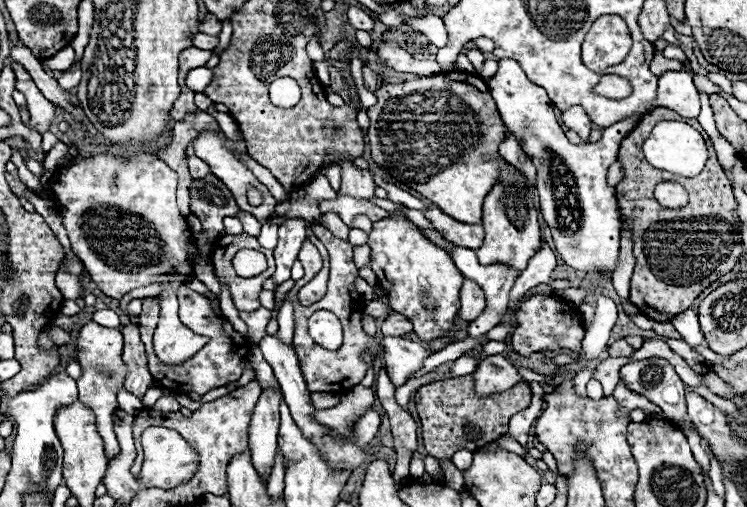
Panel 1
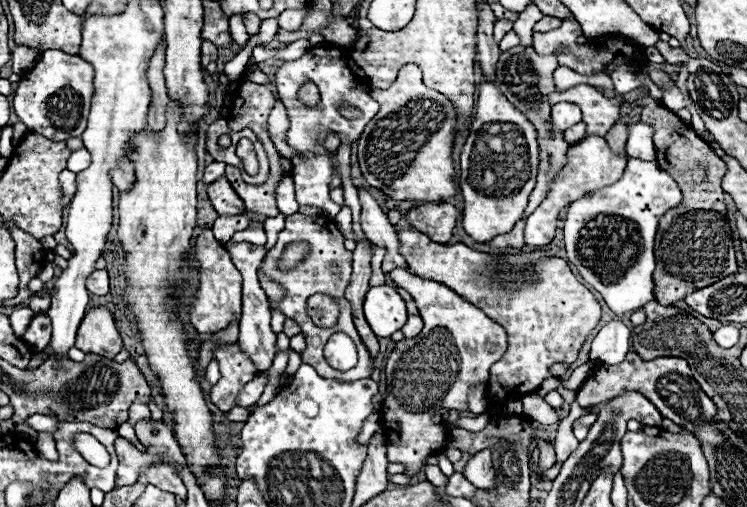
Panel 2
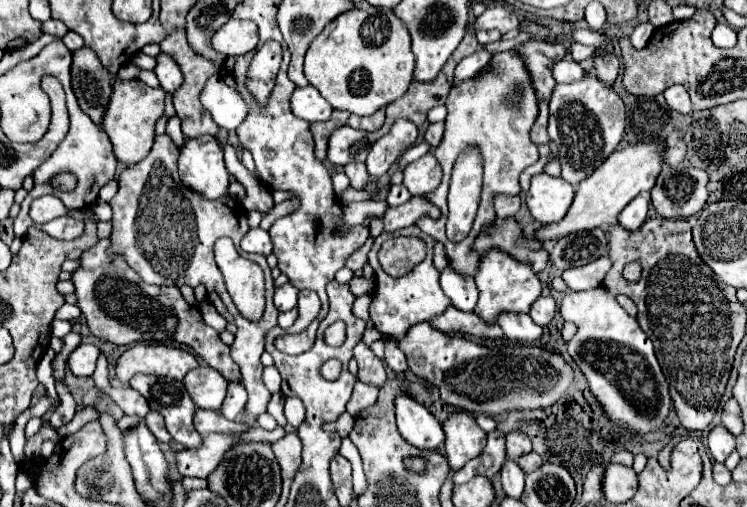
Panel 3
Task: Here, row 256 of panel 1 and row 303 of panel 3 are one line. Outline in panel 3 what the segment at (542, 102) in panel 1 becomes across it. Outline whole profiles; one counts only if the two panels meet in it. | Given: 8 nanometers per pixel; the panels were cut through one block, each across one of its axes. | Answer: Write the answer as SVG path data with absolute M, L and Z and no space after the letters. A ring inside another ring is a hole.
M602 288L566 294L560 314L578 326L576 336L568 342L568 354L584 372L592 394L602 404L610 422L632 434L658 430L672 408L672 400L652 340L642 332L636 318L628 316L616 298Z

